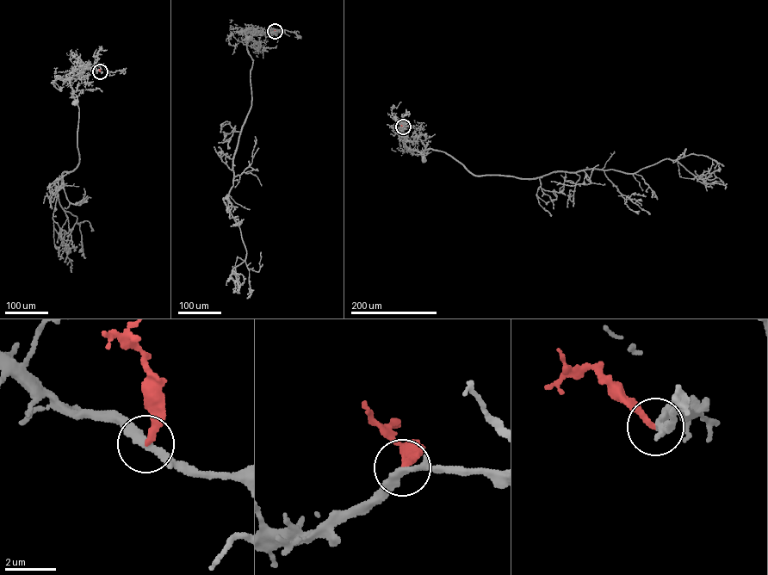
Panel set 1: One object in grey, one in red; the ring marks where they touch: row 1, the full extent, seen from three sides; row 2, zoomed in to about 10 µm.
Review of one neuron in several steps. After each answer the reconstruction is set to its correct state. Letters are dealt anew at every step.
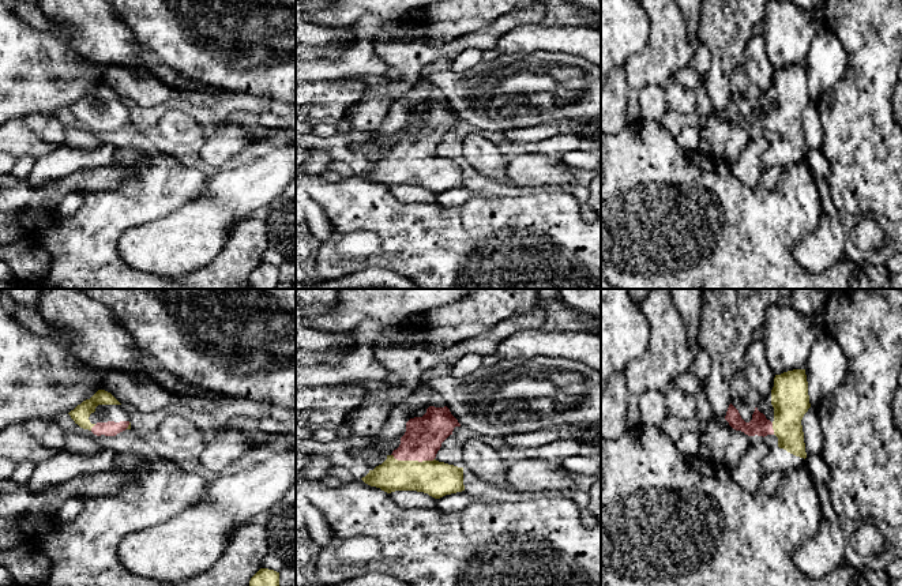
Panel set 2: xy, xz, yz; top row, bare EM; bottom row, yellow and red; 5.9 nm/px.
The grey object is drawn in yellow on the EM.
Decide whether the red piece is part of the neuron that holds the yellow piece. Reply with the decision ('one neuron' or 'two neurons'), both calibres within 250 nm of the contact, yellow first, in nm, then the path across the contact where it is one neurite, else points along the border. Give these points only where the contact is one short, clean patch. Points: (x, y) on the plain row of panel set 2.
one neuron; 200 nm thick on the yellow side, 220 nm on the other; runs through xz (436, 173), (428, 171), (413, 156), (423, 134)

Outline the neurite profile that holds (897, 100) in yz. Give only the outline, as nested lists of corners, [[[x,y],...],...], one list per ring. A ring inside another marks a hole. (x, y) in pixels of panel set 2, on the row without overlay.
[[[902,64],[898,75],[898,82],[895,86],[895,93],[892,97],[892,109],[894,109],[895,120],[902,128]]]

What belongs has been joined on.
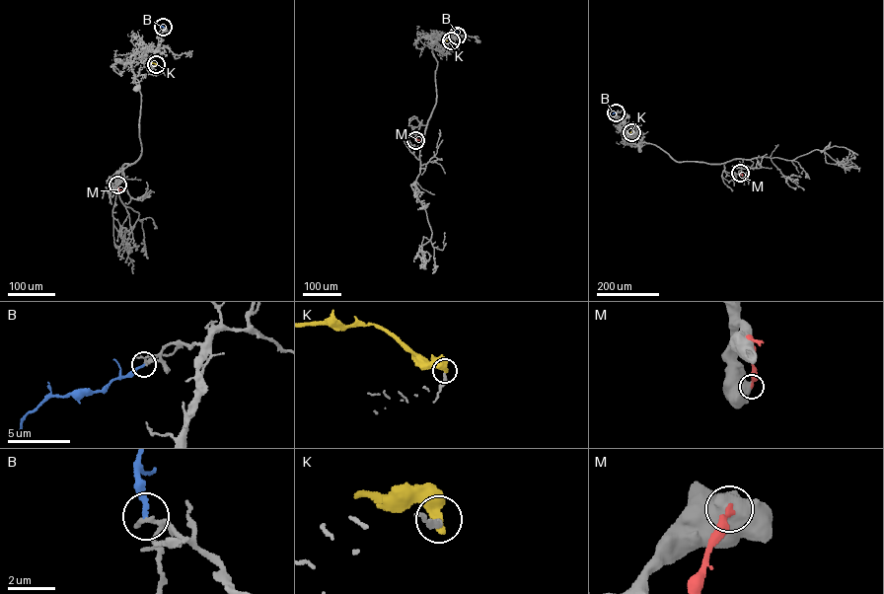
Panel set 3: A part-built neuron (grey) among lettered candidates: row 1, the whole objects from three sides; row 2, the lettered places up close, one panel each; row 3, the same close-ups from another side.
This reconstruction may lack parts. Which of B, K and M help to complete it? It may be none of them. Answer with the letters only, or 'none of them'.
none of them

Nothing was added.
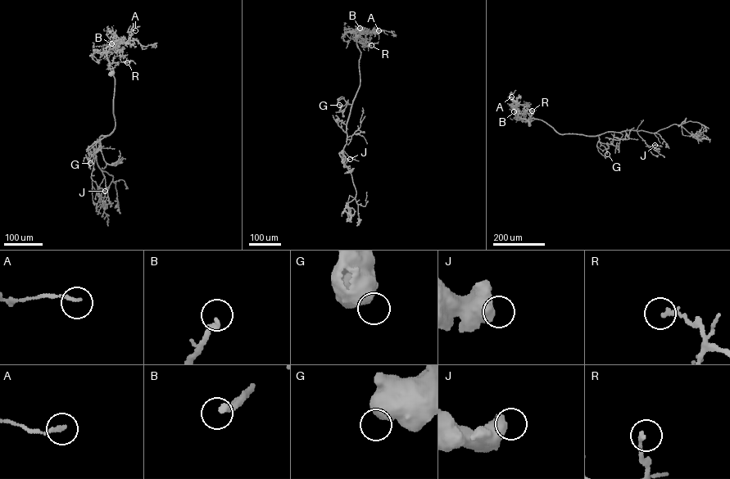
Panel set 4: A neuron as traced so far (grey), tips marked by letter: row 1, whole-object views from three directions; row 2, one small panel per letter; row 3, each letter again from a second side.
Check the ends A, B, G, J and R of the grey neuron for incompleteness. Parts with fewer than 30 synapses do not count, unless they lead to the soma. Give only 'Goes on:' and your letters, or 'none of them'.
Goes on: B

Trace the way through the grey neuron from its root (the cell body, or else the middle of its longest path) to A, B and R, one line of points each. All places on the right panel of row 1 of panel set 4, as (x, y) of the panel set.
A: (529, 124), (528, 120), (517, 117), (517, 105), (511, 97)
B: (529, 124), (528, 120), (517, 117), (518, 111), (514, 111)
R: (529, 124), (528, 120), (517, 117), (517, 110), (523, 114), (525, 110), (532, 110)

